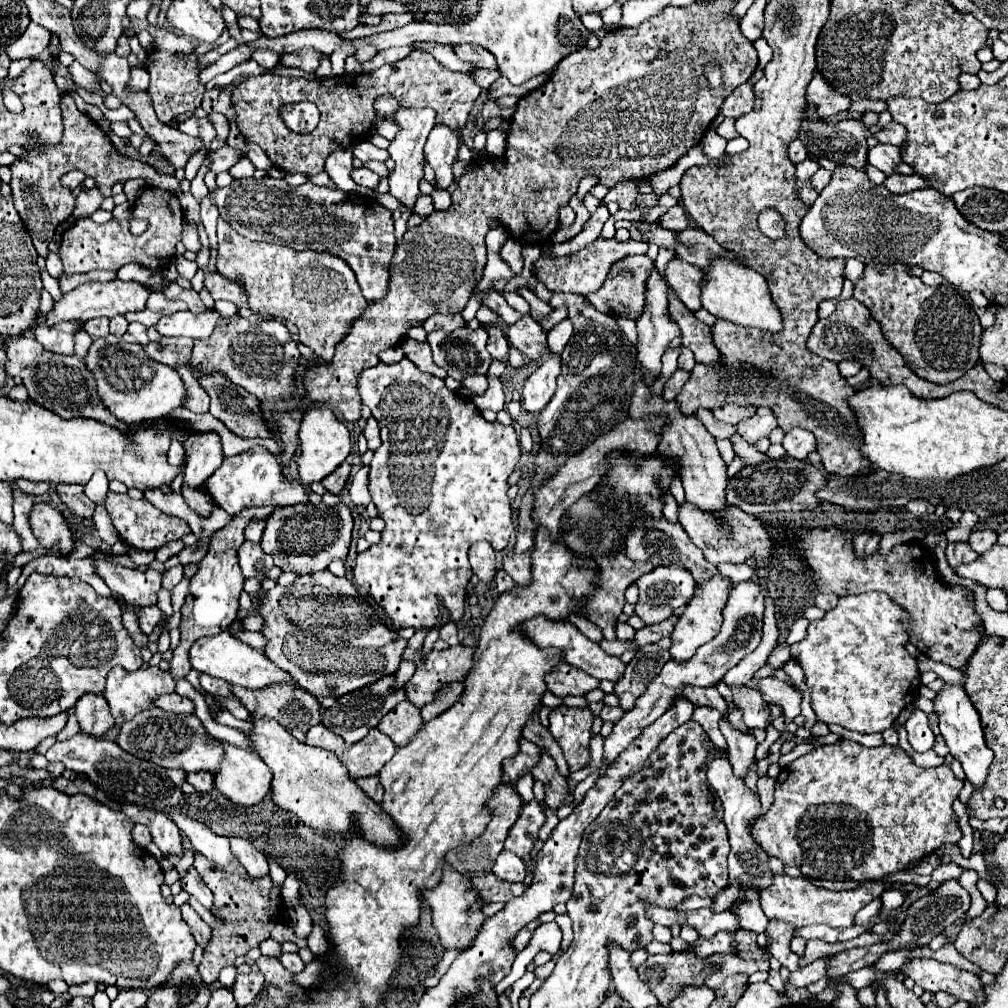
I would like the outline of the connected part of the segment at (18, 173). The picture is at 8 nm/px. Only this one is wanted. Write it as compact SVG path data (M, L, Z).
M62 97L60 109L62 109L62 119L64 119L62 141L46 151L26 151L18 161L10 165L12 169L10 187L14 193L14 207L18 209L22 221L26 223L32 243L38 255L42 257L48 255L48 243L52 241L54 231L56 231L54 223L62 223L72 213L72 207L74 207L74 197L70 195L70 189L60 185L60 175L64 175L70 169L80 169L86 175L92 175L96 179L98 189L104 193L104 197L110 197L110 189L116 181L124 183L126 179L132 179L132 177L142 177L150 187L160 187L174 195L180 193L176 175L162 175L144 161L120 155L110 143L108 135L86 113L78 111L72 97Z

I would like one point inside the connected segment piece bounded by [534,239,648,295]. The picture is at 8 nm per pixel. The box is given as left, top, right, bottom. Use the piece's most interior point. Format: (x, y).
(583, 272)

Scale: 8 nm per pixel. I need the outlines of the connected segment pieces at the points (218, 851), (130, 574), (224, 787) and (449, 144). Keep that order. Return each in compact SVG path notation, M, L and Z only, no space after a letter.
M180 811L170 813L168 817L172 821L176 821L176 825L180 827L184 837L190 837L194 849L200 855L204 855L206 859L210 859L212 863L216 863L218 867L226 867L232 861L238 861L238 857L230 849L230 839L228 837L220 837L220 835L212 833L204 823L192 821L184 813L180 813Z
M94 561L98 575L106 581L106 585L120 593L126 603L136 603L140 607L156 605L158 601L158 591L162 589L162 573L148 569L148 571L138 571L138 569L128 569L104 561Z
M224 743L226 757L214 775L214 787L234 805L250 807L270 793L272 773L256 753Z
M434 127L428 135L424 155L430 167L434 169L436 177L436 189L448 189L452 183L452 163L456 161L456 149L458 149L458 135L450 131L448 127Z

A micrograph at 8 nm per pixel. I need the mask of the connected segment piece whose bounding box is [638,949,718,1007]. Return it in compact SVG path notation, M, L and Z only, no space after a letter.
M692 949L668 955L650 955L644 965L638 967L640 979L648 983L660 1005L666 1007L682 993L684 987L702 987L706 977L712 973L718 973L718 967L706 963L706 959L698 959Z

